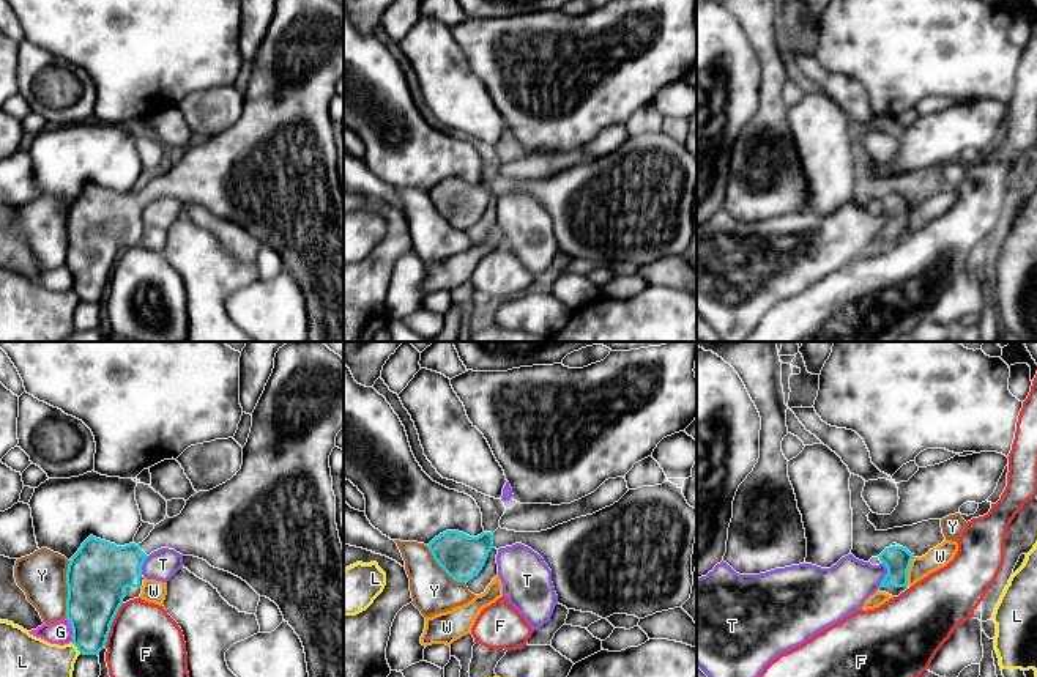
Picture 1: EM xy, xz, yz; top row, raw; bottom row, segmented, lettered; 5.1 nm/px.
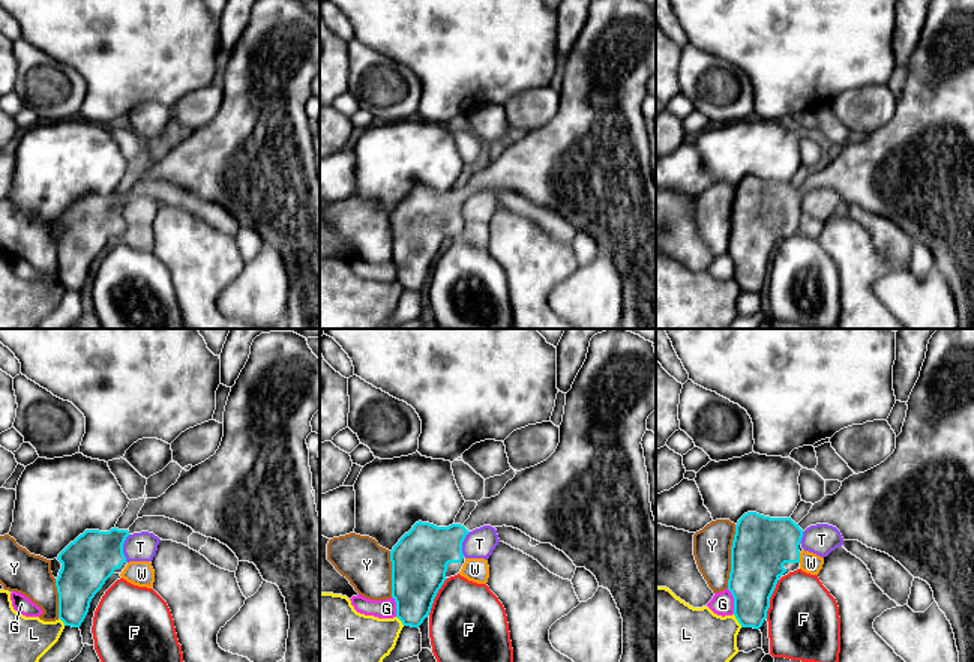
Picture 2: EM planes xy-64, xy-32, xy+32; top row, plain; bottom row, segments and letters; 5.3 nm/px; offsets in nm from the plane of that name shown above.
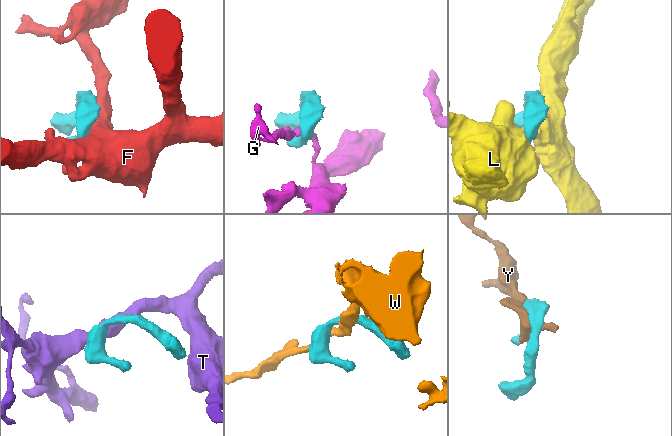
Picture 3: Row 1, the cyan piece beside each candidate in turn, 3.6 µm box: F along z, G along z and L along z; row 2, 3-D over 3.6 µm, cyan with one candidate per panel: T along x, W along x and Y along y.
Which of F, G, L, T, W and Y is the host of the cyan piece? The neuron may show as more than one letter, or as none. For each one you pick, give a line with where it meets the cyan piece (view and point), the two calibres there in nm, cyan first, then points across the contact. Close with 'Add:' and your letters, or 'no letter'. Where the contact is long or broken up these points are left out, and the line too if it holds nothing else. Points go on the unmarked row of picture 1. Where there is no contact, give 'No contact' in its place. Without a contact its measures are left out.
Add: no letter

